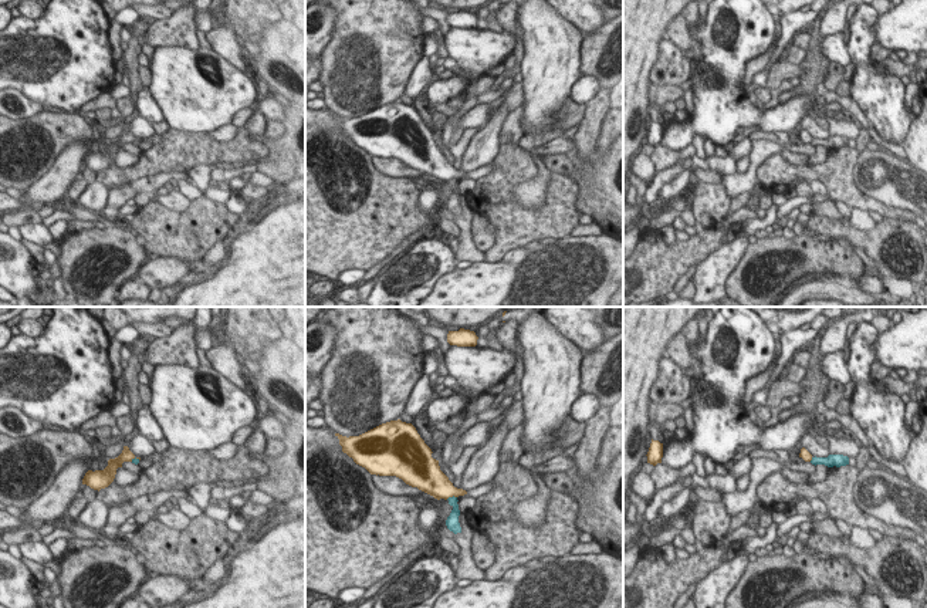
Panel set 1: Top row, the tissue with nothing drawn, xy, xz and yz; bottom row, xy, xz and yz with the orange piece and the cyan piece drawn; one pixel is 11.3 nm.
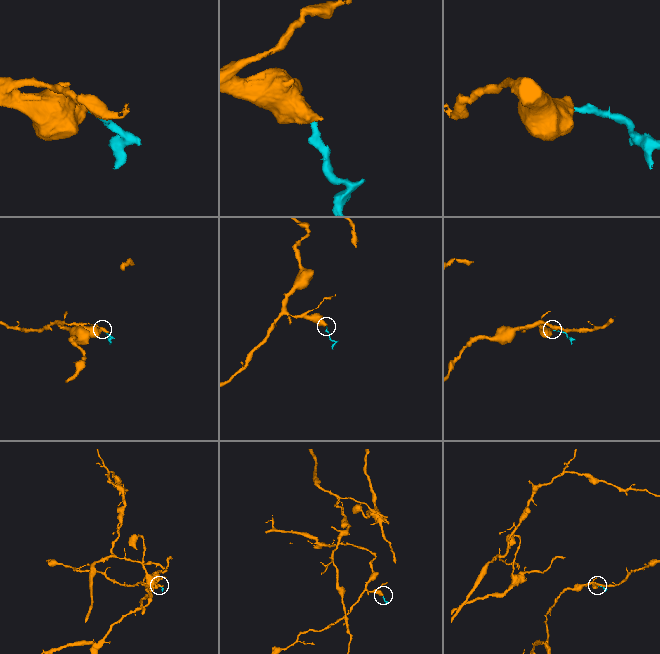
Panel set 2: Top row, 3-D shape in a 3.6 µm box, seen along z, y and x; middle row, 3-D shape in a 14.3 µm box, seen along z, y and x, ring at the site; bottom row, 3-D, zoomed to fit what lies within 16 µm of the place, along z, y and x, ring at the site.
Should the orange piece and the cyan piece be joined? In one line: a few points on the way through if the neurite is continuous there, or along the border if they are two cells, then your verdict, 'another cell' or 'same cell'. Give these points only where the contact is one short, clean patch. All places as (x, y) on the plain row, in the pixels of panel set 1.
border xz (456, 178), (446, 181); another cell

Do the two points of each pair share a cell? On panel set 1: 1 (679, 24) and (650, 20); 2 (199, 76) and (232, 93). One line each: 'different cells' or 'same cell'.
1: different cells
2: same cell

